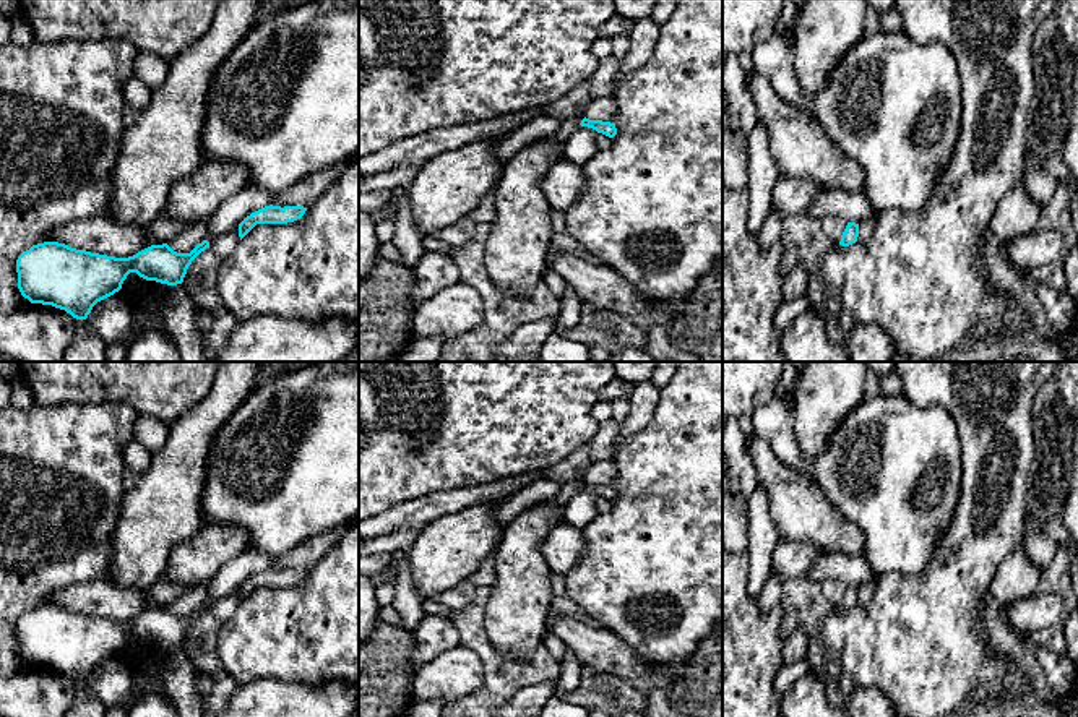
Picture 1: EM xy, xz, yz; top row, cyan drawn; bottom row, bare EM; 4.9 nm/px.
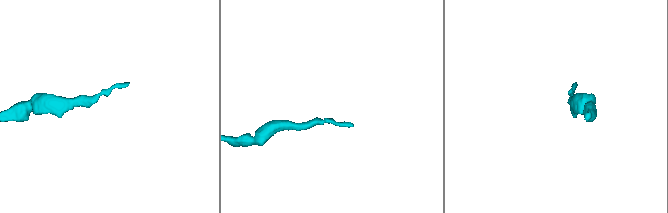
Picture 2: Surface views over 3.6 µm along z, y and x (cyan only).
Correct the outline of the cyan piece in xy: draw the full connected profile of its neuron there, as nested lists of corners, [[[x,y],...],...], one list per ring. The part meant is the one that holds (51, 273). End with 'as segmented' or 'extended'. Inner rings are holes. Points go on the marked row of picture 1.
[[[208,240],[190,253],[177,253],[162,243],[128,258],[115,258],[44,242],[18,256],[18,289],[31,303],[52,305],[76,320],[86,320],[97,302],[122,289],[130,273],[167,286],[182,284],[192,261],[206,248]]] | as segmented

